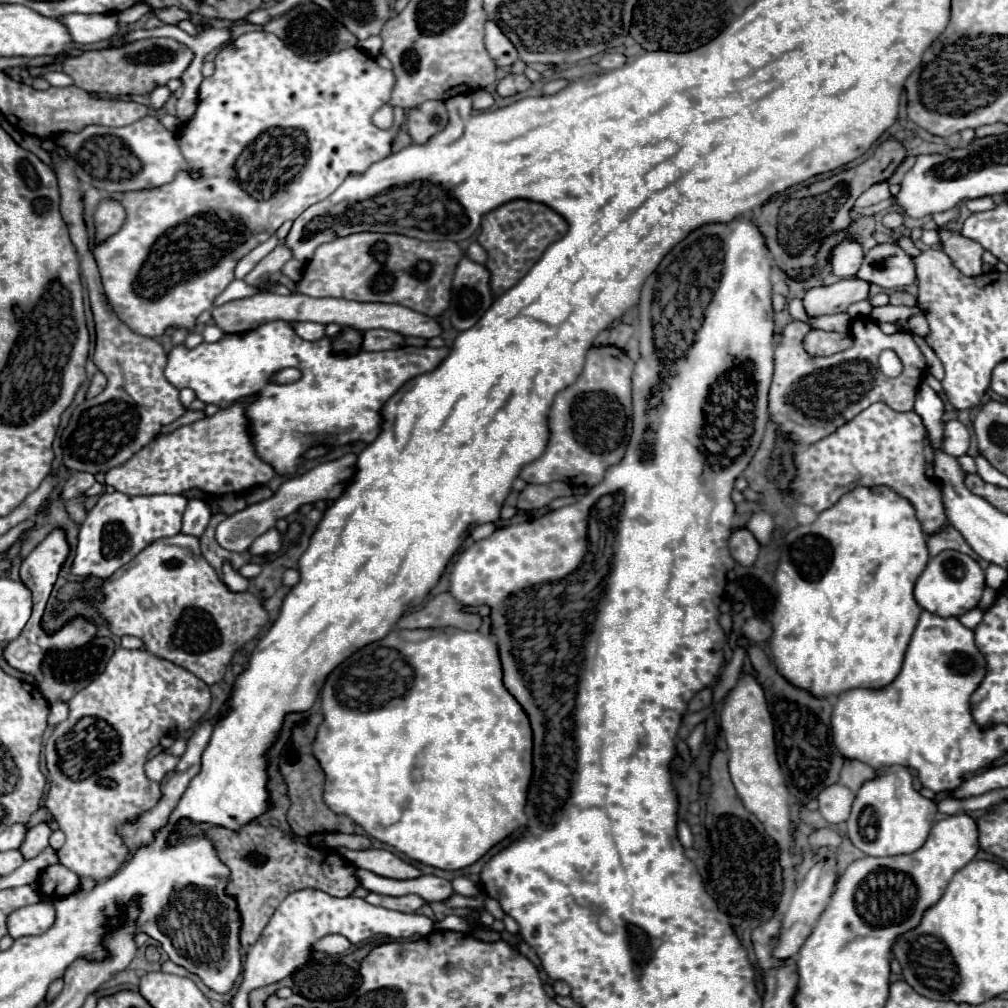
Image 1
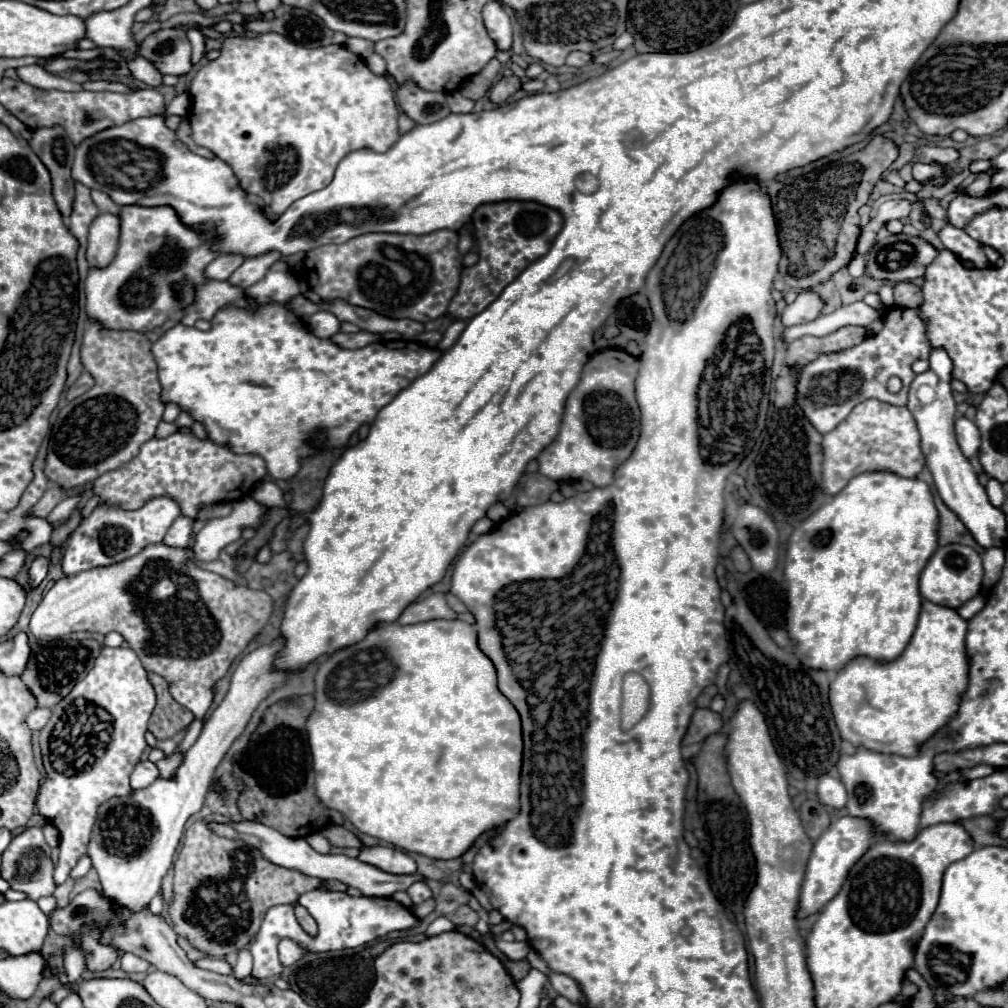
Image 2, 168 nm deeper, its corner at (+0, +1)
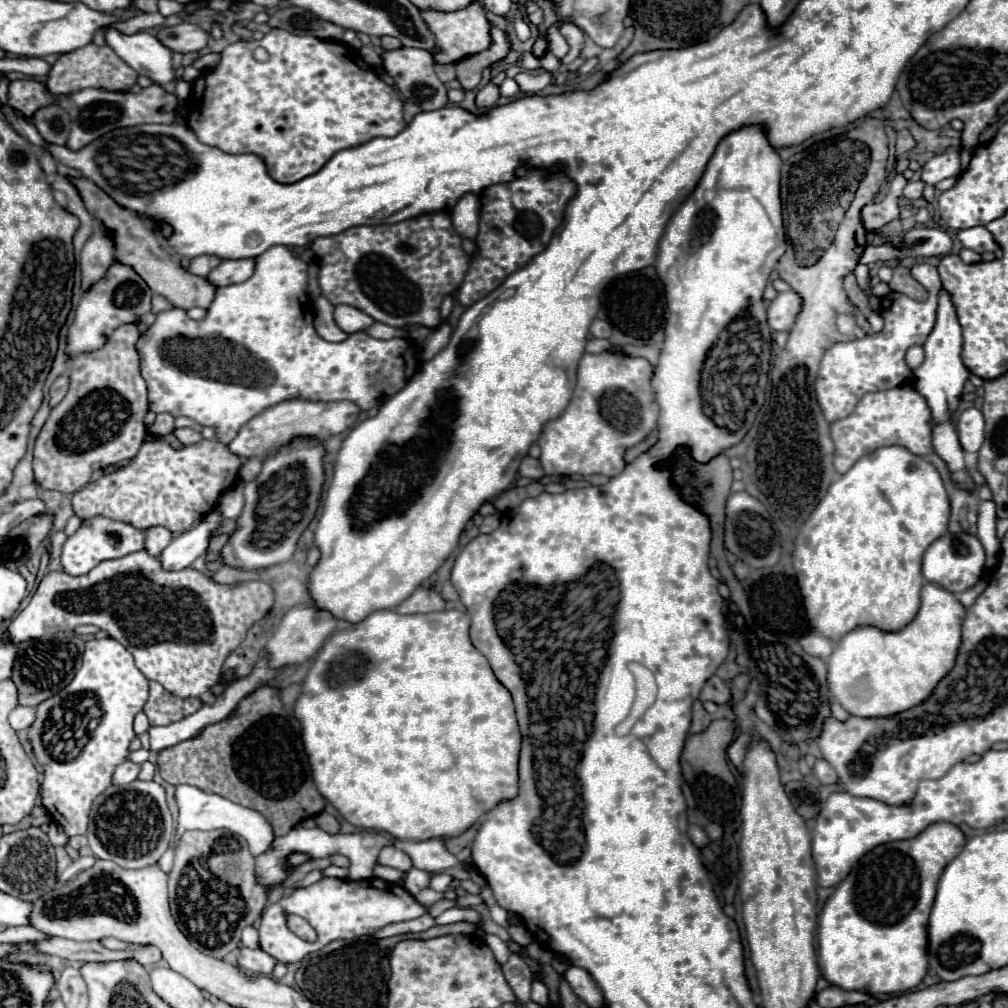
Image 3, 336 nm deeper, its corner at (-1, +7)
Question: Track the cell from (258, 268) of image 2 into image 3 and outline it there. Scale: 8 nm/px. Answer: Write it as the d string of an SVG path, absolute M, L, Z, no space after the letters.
M244 258L244 260L222 260L208 276L206 280L220 288L220 286L228 286L228 284L238 284L244 282L246 278L250 278L250 274L254 272L254 260Z

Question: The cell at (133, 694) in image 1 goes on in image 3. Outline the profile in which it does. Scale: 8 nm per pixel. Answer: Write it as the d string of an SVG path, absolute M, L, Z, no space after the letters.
M92 638L86 642L84 662L74 680L36 708L28 742L34 758L44 768L40 798L68 836L86 834L92 802L112 784L114 766L126 760L128 746L136 738L132 722L146 698L148 678L134 666L132 654L114 638Z

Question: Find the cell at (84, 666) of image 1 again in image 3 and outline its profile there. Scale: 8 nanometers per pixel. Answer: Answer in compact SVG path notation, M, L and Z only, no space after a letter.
M70 634L66 638L50 638L50 640L26 640L18 644L10 676L18 688L18 704L38 706L46 698L64 690L78 672L78 666L82 666L82 650L84 650L84 640L76 634Z

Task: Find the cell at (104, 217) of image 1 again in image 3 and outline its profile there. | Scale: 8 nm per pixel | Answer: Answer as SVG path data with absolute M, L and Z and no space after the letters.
M102 226L94 232L94 236L86 242L80 254L82 266L82 290L88 292L92 284L104 278L106 270L114 264L114 246L110 246L110 238L106 238L106 230Z

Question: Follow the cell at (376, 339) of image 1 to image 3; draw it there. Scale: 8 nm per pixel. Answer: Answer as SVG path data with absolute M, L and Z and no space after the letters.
M320 294L314 302L314 328L318 332L320 338L328 340L328 342L342 342L348 338L346 332L342 332L336 324L334 324L334 306L328 306L328 300Z

